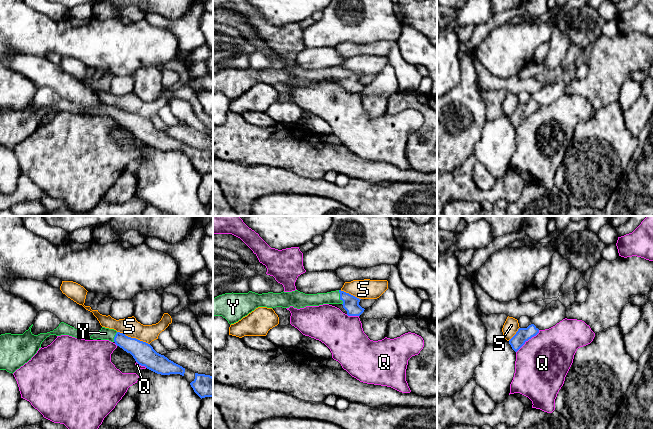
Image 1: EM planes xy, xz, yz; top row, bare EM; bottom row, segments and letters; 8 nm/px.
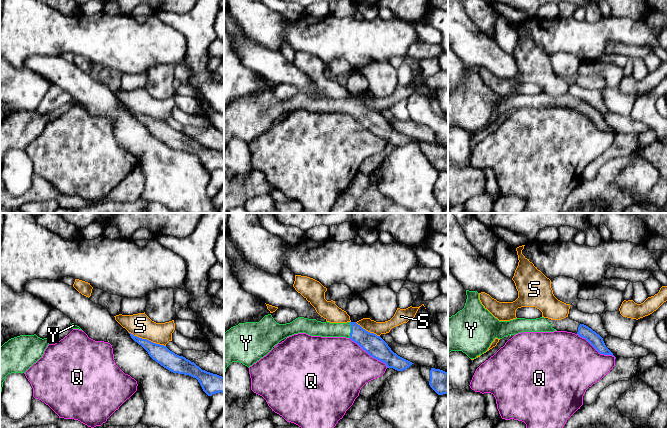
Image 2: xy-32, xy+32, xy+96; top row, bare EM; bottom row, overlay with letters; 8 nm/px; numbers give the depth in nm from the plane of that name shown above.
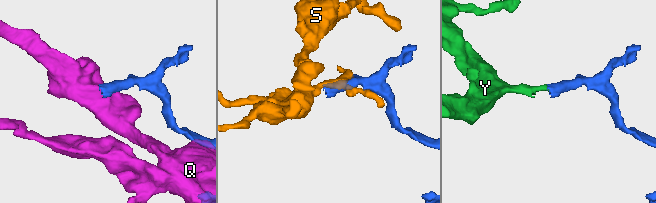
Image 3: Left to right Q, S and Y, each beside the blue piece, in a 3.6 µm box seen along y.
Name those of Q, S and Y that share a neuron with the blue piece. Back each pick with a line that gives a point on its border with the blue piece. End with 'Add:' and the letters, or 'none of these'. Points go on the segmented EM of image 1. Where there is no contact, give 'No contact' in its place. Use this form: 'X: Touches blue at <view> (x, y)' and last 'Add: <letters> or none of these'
Y: Touches blue at xz (340, 297)
Add: Y

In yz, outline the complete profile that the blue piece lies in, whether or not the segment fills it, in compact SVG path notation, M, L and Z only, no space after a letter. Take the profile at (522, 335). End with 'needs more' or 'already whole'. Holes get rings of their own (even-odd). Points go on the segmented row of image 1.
M531 324L527 328L519 328L516 334L509 340L509 344L512 349L517 352L526 341L536 336L539 333L539 329Z; already whole

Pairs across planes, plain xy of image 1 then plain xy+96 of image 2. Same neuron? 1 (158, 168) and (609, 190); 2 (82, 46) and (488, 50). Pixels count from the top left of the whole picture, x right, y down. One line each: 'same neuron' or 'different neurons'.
1: different neurons
2: different neurons

